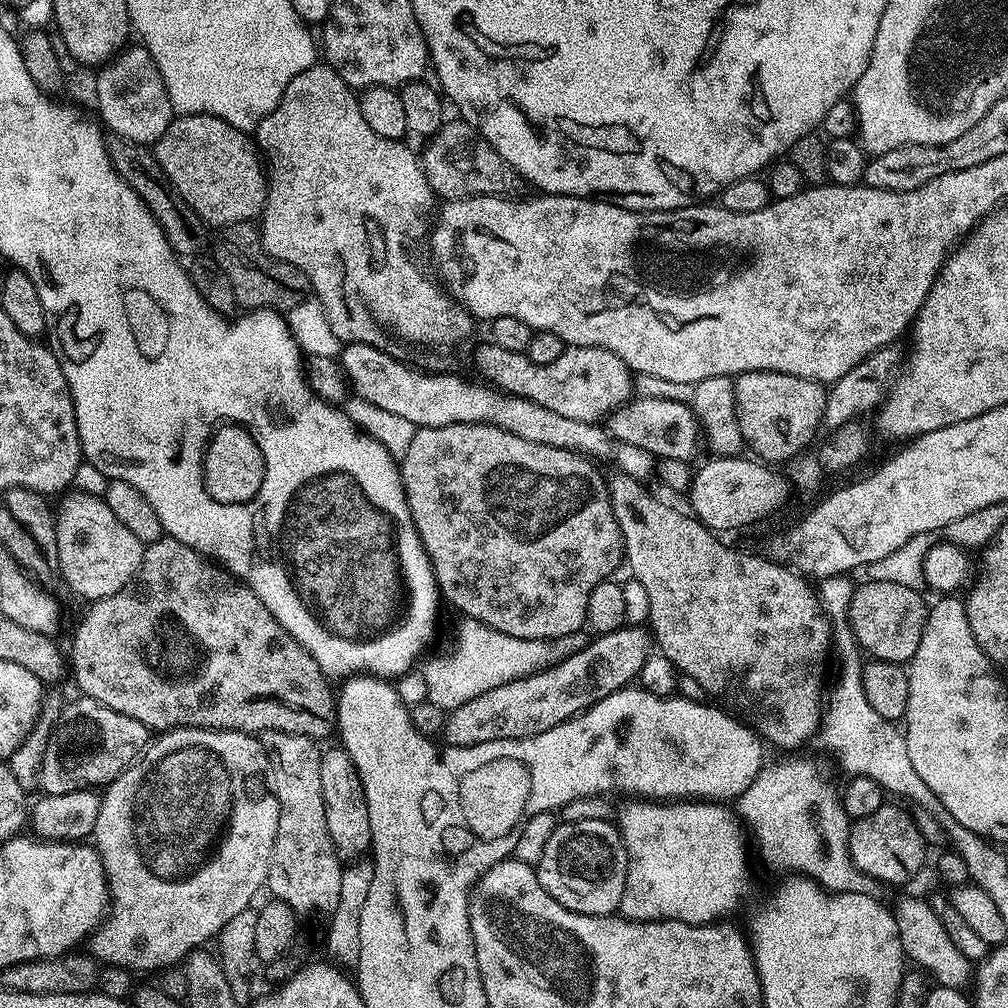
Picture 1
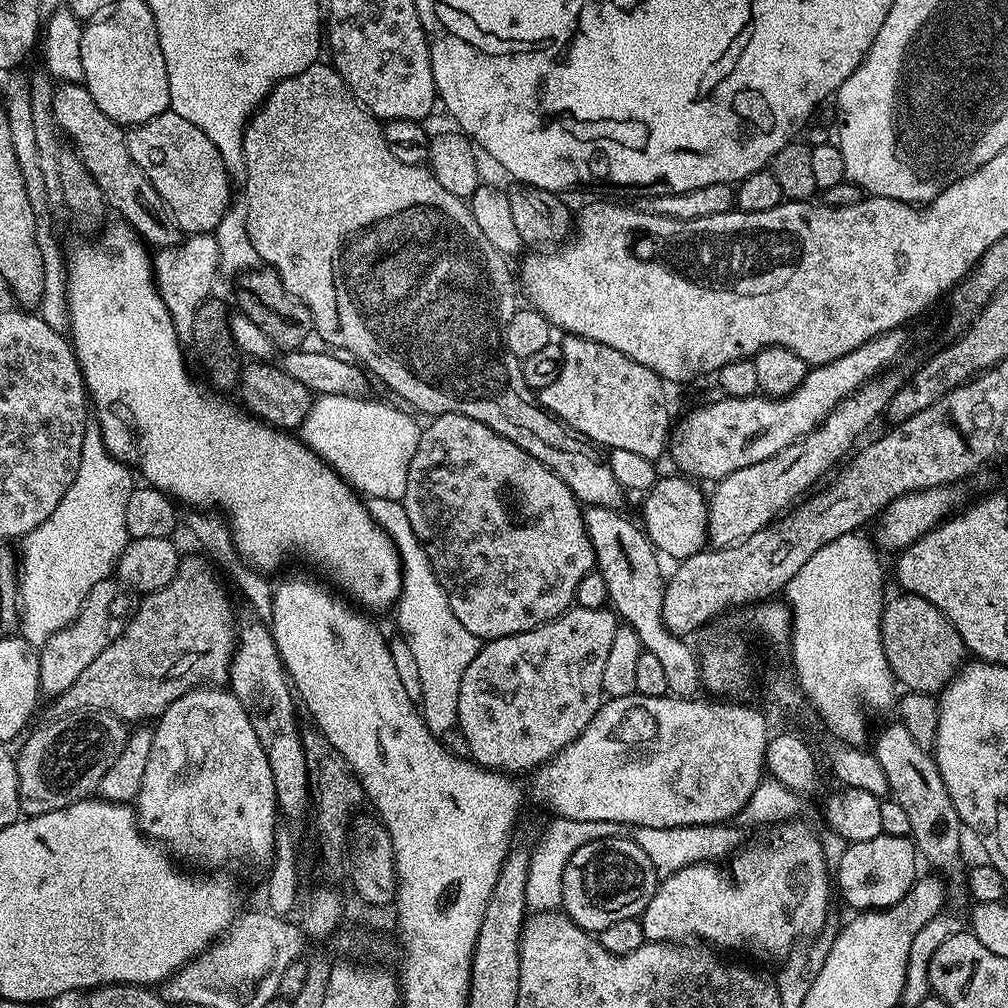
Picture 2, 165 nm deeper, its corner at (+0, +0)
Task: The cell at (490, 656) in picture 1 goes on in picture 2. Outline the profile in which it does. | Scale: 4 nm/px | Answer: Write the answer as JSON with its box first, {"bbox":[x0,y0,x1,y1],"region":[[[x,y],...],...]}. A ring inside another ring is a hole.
{"bbox":[367,498,481,736],"region":[[[371,498],[367,501],[368,513],[374,522],[387,532],[400,555],[400,567],[404,569],[404,587],[400,589],[400,599],[394,605],[396,629],[407,642],[420,673],[421,698],[419,701],[424,725],[435,736],[457,725],[458,688],[462,675],[470,662],[477,656],[481,641],[454,618],[450,610],[448,595],[440,587],[436,572],[424,545],[418,542],[410,518],[399,500]]]}

